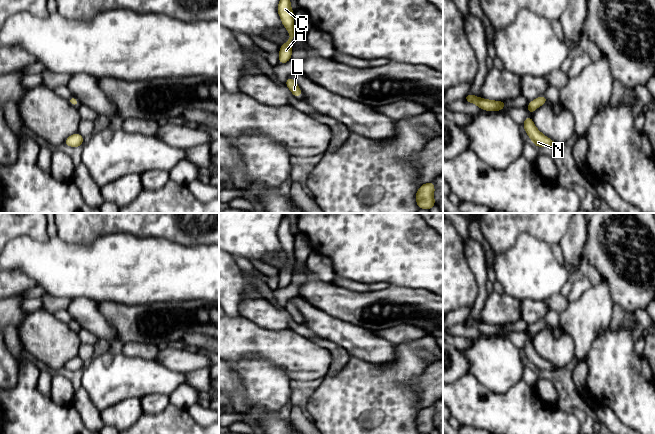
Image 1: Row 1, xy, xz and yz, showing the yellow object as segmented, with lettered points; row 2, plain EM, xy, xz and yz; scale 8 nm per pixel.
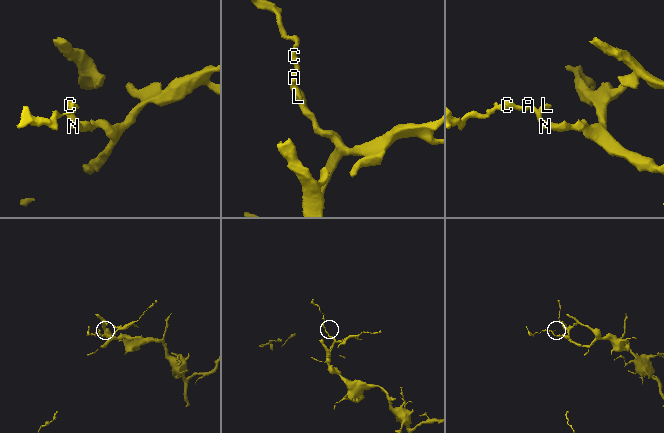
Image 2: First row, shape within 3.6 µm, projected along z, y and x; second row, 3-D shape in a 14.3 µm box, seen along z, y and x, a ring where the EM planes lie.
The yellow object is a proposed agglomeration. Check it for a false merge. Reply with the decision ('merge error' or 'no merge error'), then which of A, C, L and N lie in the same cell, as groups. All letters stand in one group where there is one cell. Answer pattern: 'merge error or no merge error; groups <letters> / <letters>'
no merge error; groups A C L N

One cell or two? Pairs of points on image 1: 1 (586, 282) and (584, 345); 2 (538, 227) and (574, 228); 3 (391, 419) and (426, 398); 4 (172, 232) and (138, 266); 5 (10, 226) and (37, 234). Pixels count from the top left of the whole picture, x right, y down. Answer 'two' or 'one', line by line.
1: two
2: two
3: two
4: two
5: one

